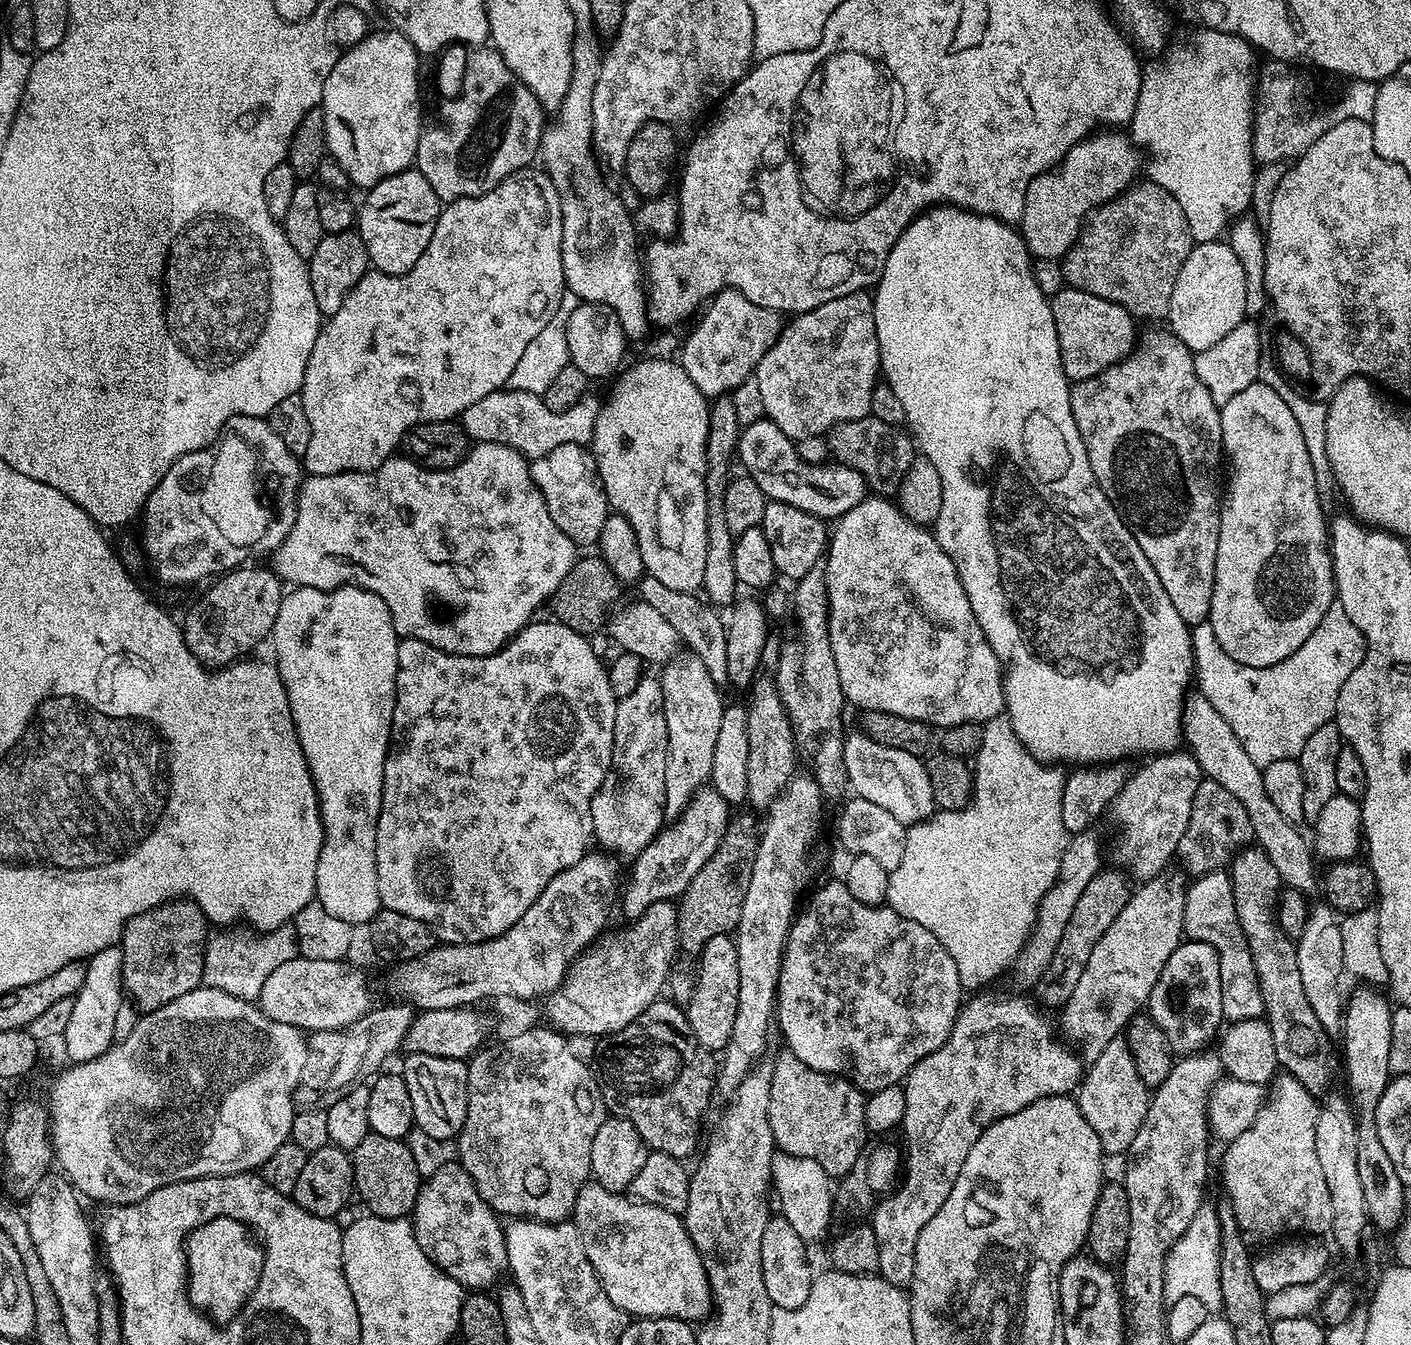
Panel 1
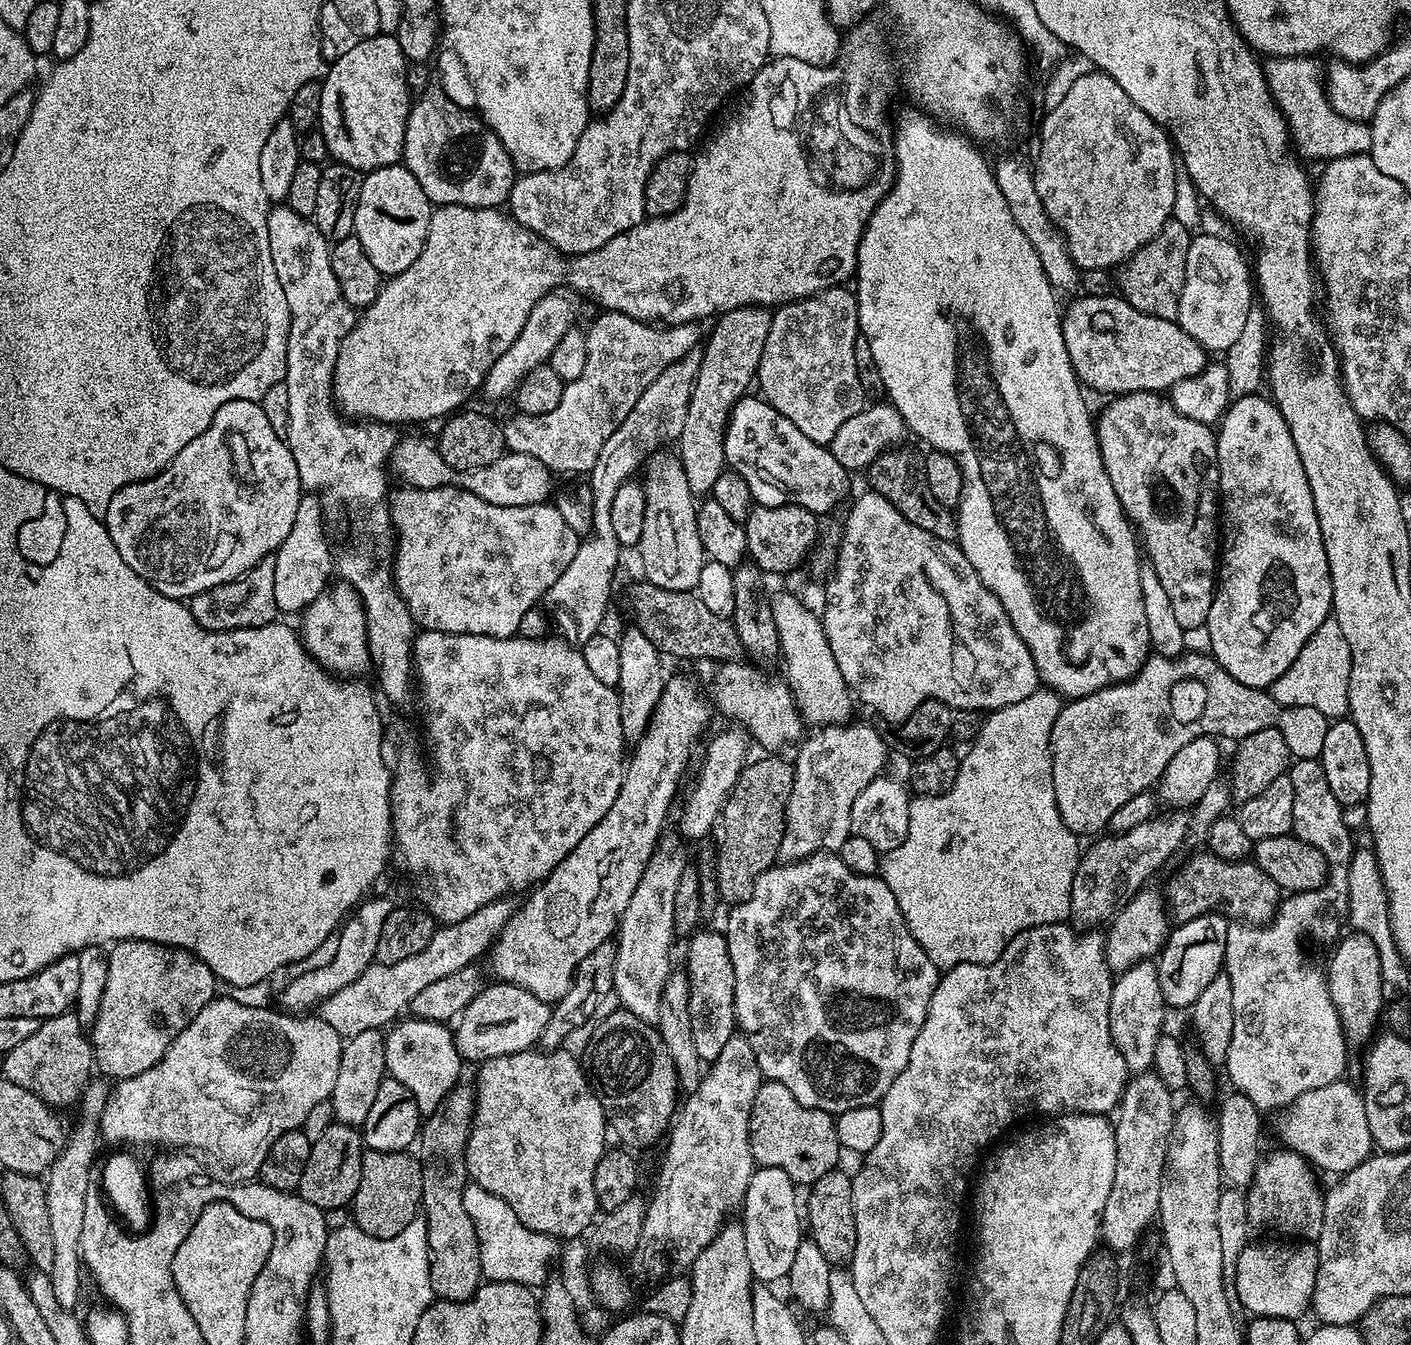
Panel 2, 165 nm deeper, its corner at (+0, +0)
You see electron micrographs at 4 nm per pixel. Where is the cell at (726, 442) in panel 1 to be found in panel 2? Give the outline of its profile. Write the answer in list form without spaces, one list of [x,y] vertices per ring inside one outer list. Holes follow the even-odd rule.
[[[752,305],[723,313],[715,321],[712,333],[707,333],[700,353],[698,374],[690,390],[690,402],[686,406],[686,422],[682,422],[682,434],[678,441],[678,455],[682,470],[686,470],[686,482],[690,482],[692,495],[704,498],[709,495],[718,480],[718,474],[726,470],[724,463],[724,431],[732,407],[749,395],[751,386],[760,370],[762,350],[766,346],[766,334],[770,334],[772,312],[767,307]]]

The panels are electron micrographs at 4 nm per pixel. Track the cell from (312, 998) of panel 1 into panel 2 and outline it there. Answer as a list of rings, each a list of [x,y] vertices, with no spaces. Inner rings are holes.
[[[511,899],[495,900],[470,914],[470,918],[462,918],[462,922],[445,924],[437,927],[434,938],[420,953],[393,964],[373,963],[350,986],[342,986],[338,994],[330,994],[318,1006],[321,1020],[330,1022],[334,1030],[338,1030],[341,1038],[354,1034],[362,1034],[362,1030],[378,1028],[387,1029],[401,1015],[400,1011],[407,1009],[412,999],[425,986],[446,978],[446,974],[454,974],[468,964],[476,964],[487,953],[493,941],[512,916],[514,904]],[[397,1015],[397,1016],[396,1016]],[[396,1016],[396,1017],[395,1017]]]

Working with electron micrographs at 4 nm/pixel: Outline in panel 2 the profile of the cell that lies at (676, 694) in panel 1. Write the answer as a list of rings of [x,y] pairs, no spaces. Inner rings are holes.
[[[668,830],[661,835],[654,854],[638,882],[638,890],[634,890],[634,898],[630,898],[630,906],[626,906],[626,910],[620,919],[620,927],[614,933],[614,943],[616,945],[614,989],[618,994],[623,1011],[634,1014],[651,1025],[656,1024],[663,988],[666,986],[668,976],[674,971],[674,965],[672,965],[672,936],[674,937],[676,932],[674,898],[678,898],[678,882],[689,863],[687,854],[680,852],[680,840],[682,841],[681,833],[676,830],[673,830],[673,832]]]

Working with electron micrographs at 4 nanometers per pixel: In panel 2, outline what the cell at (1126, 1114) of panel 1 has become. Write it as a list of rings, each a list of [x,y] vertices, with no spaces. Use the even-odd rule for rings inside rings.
[[[1152,962],[1135,964],[1119,973],[1112,985],[1110,998],[1110,1034],[1114,1046],[1122,1054],[1129,1073],[1149,1071],[1154,1058],[1154,1046],[1165,1031],[1164,1012],[1166,1005],[1162,998],[1162,986],[1158,982],[1157,965]]]

